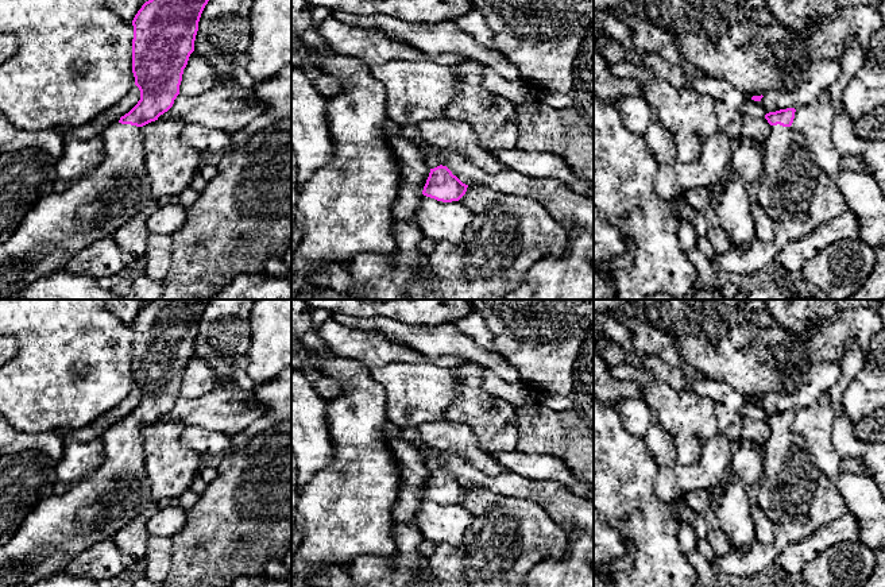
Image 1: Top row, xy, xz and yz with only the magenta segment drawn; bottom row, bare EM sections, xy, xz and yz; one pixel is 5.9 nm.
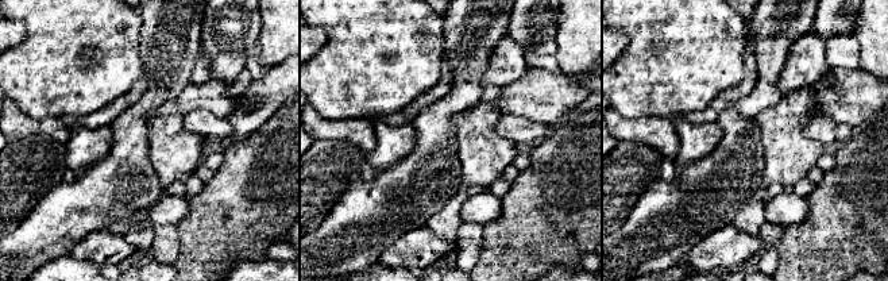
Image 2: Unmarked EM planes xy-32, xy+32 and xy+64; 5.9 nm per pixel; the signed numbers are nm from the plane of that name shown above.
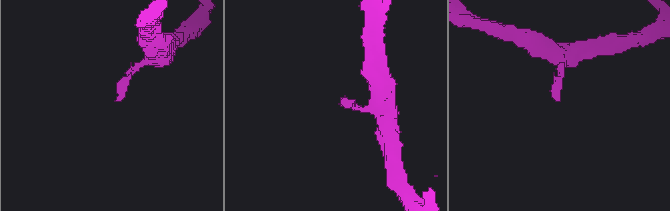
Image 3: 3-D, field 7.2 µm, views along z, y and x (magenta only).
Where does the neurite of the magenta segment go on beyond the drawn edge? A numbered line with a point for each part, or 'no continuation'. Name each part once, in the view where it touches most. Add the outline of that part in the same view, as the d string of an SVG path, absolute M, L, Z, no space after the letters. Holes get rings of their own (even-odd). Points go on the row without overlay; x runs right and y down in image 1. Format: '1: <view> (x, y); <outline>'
1: xy (95, 509); M112 425L101 436L107 444L103 463L62 495L49 495L24 518L16 533L0 545L0 587L30 587L54 574L85 549L115 538L140 514L152 511L151 484L144 468L140 429Z

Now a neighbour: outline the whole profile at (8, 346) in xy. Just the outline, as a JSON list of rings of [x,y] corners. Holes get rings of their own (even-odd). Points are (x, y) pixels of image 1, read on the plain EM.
[[[0,335],[0,366],[9,362],[18,351],[18,341],[13,336]]]

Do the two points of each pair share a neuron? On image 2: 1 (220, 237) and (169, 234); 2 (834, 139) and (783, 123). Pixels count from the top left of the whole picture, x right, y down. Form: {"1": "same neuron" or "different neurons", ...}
{"1": "different neurons", "2": "different neurons"}

